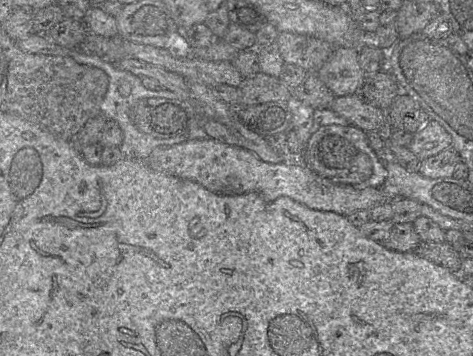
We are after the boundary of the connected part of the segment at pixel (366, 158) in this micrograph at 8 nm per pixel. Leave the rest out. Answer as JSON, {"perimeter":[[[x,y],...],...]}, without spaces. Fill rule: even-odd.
{"perimeter":[[[353,125],[321,126],[310,136],[300,162],[313,173],[334,183],[387,188],[384,157],[372,149],[368,133]]]}

